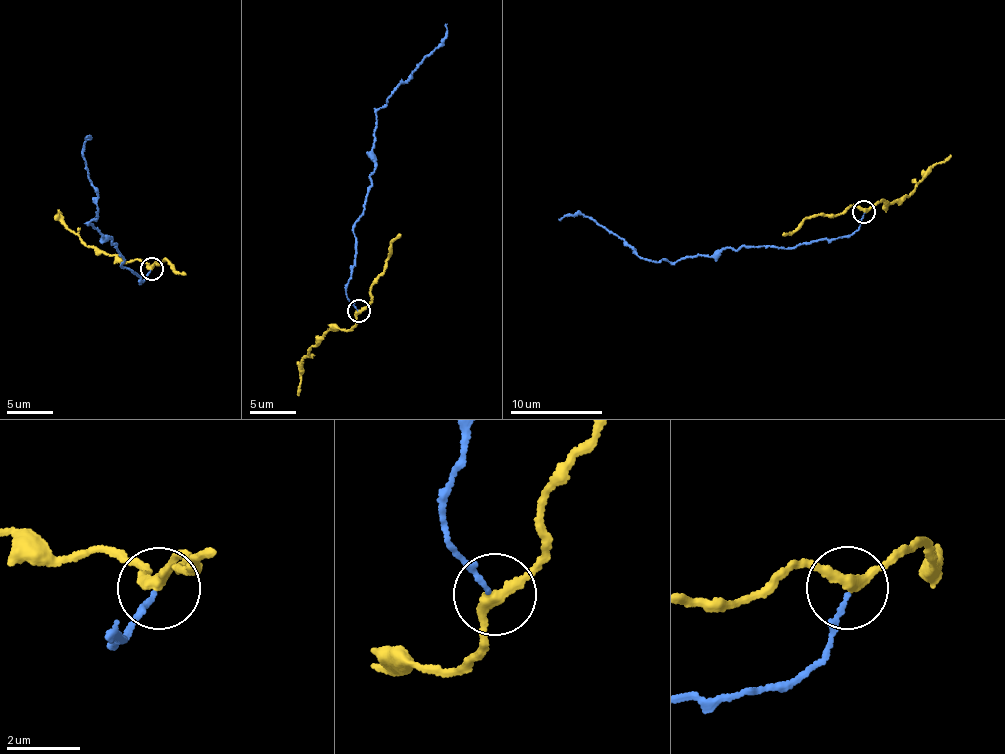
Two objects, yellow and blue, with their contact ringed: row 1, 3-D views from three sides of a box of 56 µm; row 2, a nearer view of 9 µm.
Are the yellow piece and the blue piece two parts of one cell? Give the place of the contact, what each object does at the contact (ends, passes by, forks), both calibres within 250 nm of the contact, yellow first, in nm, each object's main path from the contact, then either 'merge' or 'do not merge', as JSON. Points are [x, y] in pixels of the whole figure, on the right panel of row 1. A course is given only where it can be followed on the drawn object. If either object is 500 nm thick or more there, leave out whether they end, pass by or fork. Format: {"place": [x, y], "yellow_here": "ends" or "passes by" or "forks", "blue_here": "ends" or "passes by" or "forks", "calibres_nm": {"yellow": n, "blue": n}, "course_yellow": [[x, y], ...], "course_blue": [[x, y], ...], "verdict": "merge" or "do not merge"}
{"place": [864, 211], "yellow_here": "passes by", "blue_here": "ends", "calibres_nm": {"yellow": 260, "blue": 110}, "course_yellow": [[865, 212], [879, 202], [893, 204], [913, 190], [926, 169], [950, 155]], "course_blue": [[865, 212], [857, 230], [836, 239], [725, 248], [674, 261], [636, 254], [585, 216], [557, 219]], "verdict": "do not merge"}

